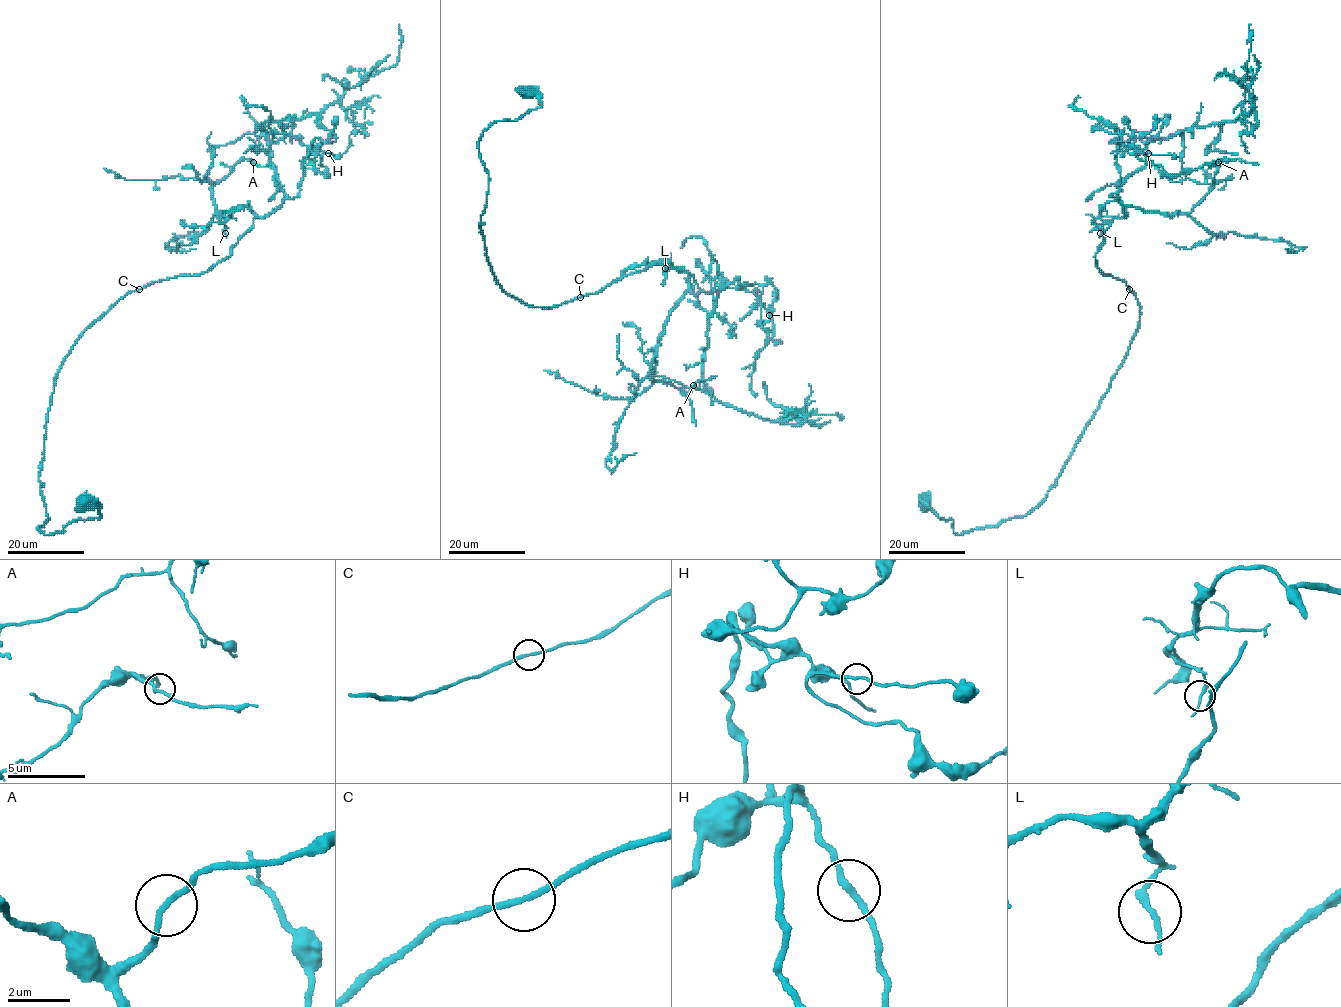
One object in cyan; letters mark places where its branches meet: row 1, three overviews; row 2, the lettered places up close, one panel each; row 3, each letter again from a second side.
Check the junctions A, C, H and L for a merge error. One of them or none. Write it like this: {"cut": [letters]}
{"cut": []}

